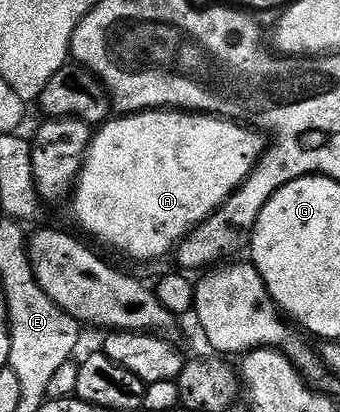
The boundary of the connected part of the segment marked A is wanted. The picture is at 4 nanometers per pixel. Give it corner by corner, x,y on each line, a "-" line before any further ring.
162,108
114,117
94,133
93,143
85,154
81,176
71,195
73,218
82,235
90,234
129,258
153,262
168,254
170,257
202,222
218,213
222,204
244,185
266,149
264,133
248,124
211,114

